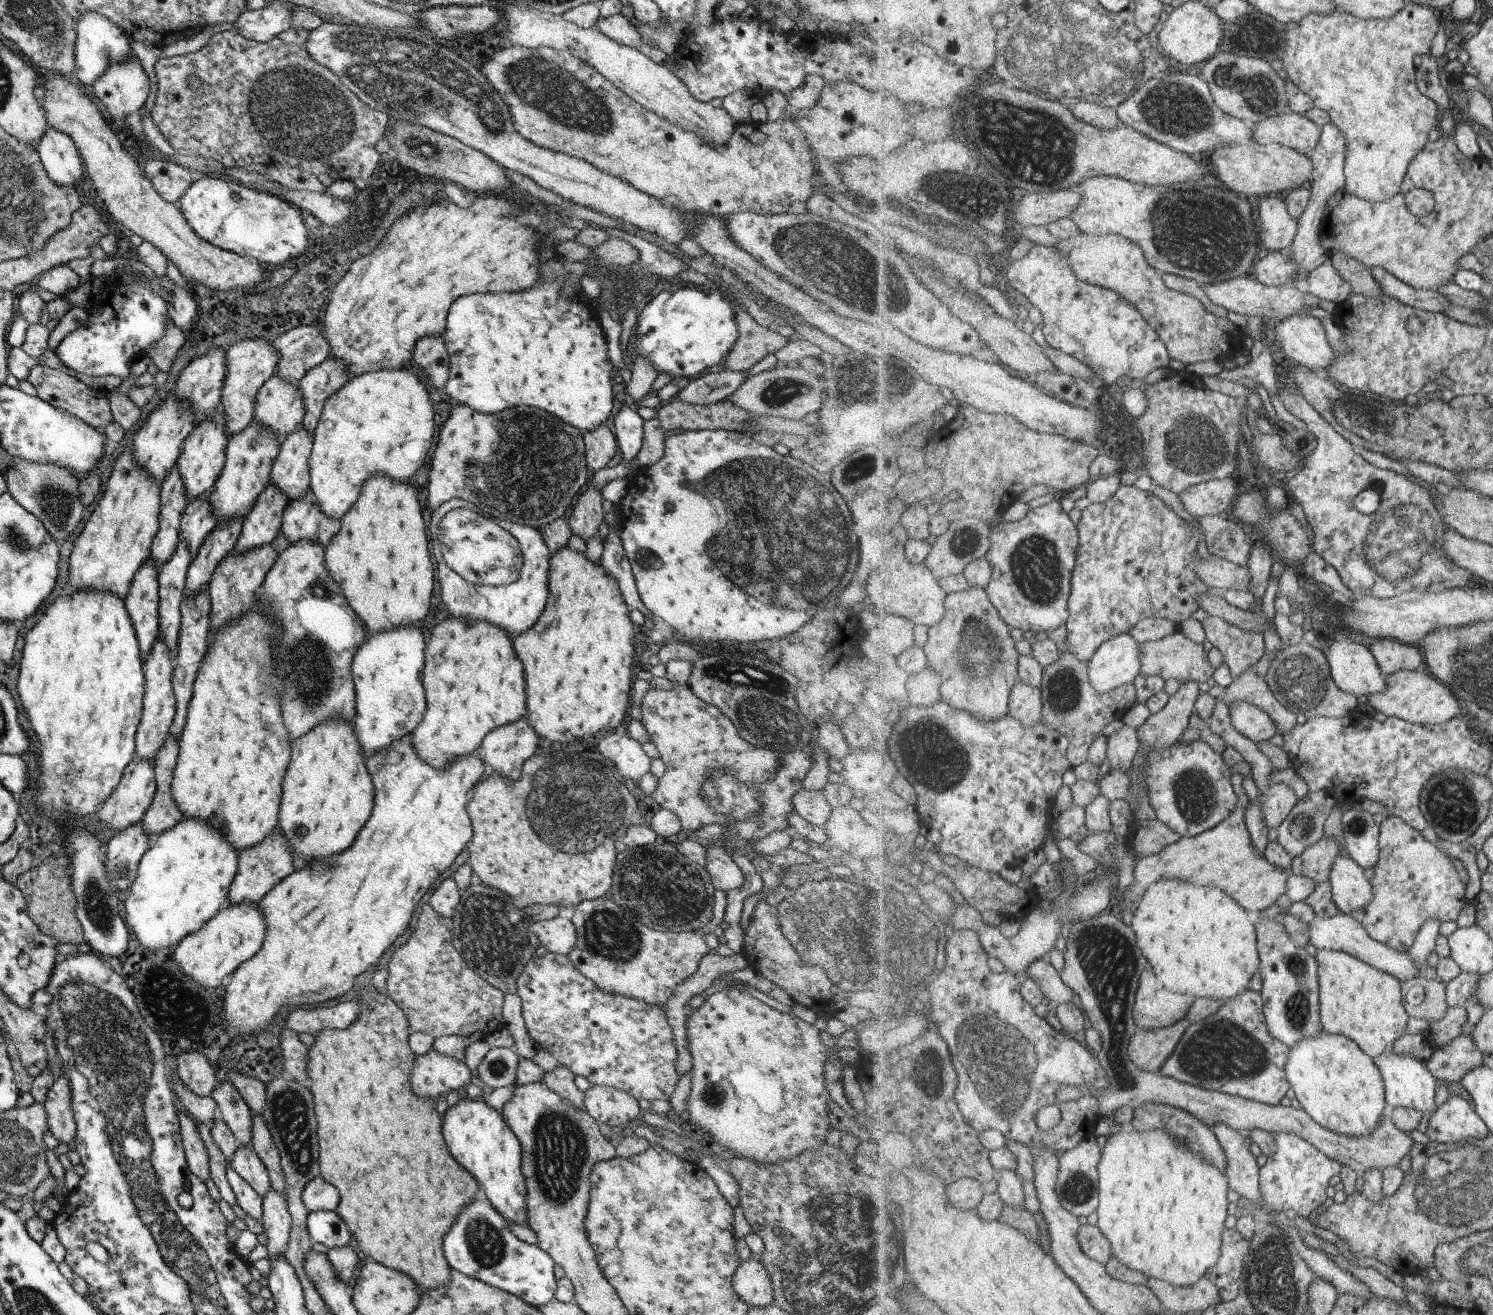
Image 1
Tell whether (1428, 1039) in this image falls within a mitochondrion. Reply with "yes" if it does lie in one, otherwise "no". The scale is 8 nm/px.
no

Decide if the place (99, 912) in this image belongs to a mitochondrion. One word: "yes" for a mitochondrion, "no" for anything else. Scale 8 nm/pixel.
yes

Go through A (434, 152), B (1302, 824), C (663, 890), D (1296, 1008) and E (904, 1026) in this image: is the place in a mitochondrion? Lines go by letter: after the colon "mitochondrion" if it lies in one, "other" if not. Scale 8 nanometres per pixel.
A: mitochondrion
B: mitochondrion
C: mitochondrion
D: mitochondrion
E: other

